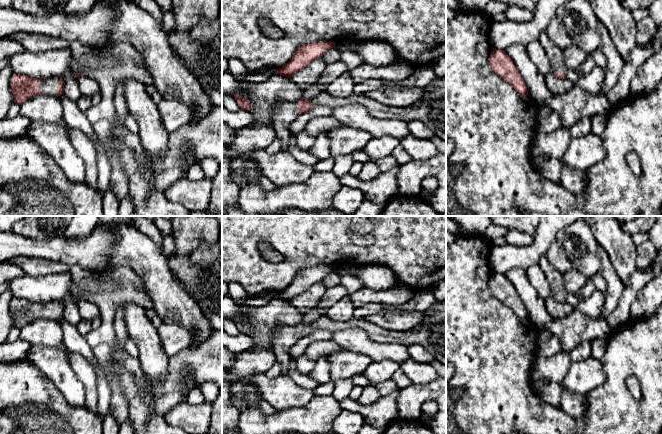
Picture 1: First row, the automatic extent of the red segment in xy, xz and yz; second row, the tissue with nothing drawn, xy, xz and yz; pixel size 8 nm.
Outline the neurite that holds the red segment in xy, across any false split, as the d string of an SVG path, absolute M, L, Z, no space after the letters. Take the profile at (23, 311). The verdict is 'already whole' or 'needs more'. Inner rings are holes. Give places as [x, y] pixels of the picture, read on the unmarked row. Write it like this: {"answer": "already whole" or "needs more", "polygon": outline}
{"answer": "needs more", "polygon": "M14 298L11 304L14 327L22 329L28 323L42 318L58 321L63 318L64 308L64 304L59 301L37 303L22 298Z"}

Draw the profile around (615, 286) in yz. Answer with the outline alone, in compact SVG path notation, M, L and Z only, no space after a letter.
M598 246L598 255L601 262L601 273L607 283L607 292L604 296L605 301L600 316L608 319L609 314L617 306L624 289L624 285L616 273L608 253L601 246Z

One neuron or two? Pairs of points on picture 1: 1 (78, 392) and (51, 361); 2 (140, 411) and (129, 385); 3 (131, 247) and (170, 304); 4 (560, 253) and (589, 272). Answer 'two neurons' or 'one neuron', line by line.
1: one neuron
2: one neuron
3: one neuron
4: one neuron

